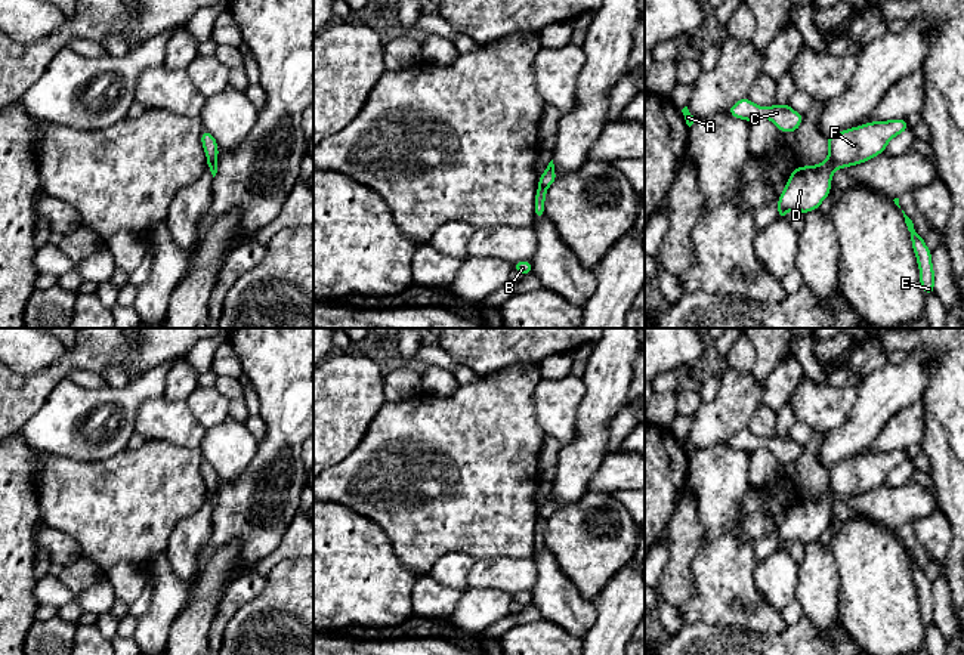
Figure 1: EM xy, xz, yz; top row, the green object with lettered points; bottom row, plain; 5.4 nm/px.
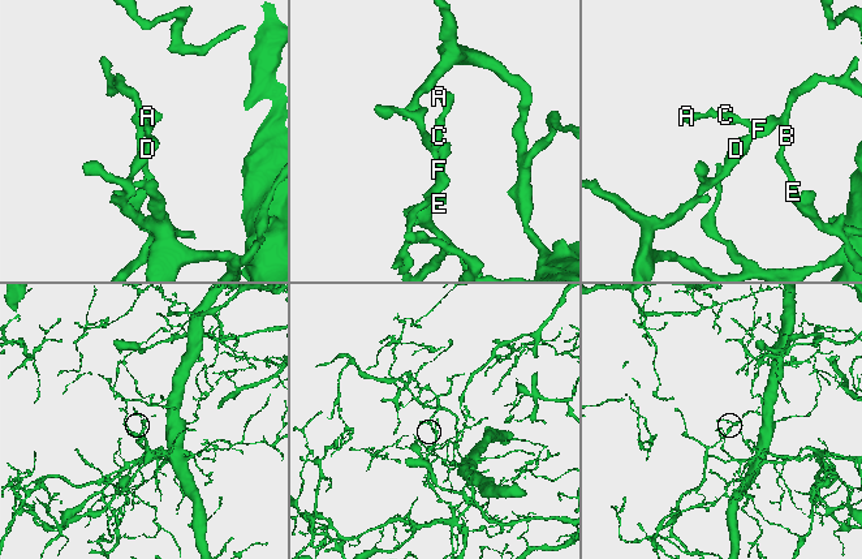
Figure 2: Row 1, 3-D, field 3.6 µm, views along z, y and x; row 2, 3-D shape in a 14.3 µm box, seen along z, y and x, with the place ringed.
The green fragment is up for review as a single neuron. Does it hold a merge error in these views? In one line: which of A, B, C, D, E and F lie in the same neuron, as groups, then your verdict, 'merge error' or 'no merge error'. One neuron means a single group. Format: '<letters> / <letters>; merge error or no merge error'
A B C E F / D; merge error

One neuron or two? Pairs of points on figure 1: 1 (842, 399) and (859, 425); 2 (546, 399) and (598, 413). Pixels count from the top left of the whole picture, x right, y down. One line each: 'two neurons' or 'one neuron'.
1: two neurons
2: two neurons

